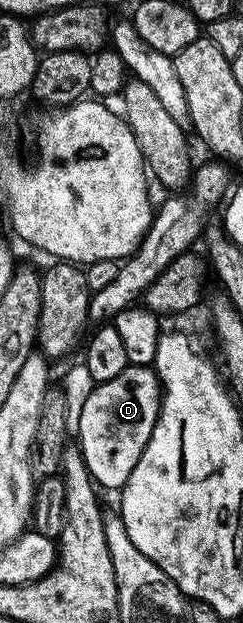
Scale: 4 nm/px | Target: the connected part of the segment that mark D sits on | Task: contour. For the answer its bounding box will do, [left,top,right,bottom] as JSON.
[76,365,162,488]

